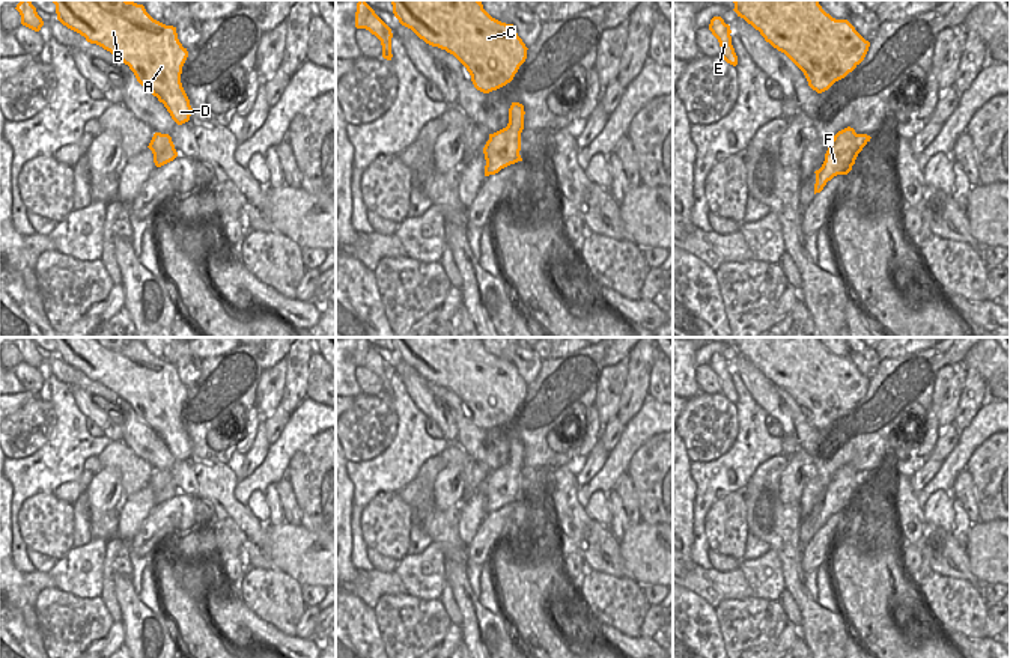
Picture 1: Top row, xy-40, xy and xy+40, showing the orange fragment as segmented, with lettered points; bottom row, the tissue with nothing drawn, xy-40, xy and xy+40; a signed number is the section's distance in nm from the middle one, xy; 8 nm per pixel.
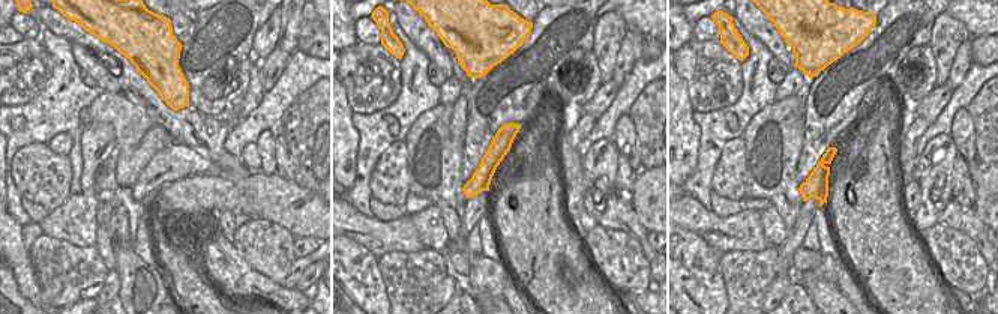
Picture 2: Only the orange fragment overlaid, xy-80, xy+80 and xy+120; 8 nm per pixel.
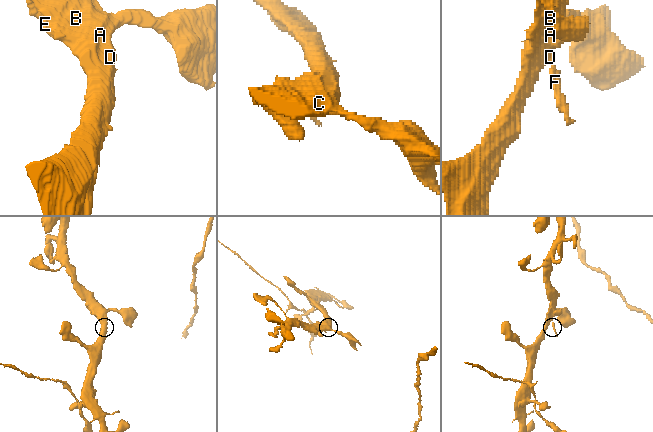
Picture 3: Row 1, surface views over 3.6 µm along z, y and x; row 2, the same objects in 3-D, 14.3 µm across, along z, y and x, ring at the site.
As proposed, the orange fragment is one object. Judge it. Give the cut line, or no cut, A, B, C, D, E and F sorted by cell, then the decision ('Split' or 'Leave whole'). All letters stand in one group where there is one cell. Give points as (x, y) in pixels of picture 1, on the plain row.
No split. Groups: A B C D E F. Leave whole.

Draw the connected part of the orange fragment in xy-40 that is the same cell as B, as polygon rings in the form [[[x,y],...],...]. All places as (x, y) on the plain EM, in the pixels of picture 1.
[[[51,337],[57,357],[80,370],[87,379],[96,381],[119,394],[134,410],[137,419],[164,441],[172,456],[182,462],[190,458],[193,446],[182,425],[182,404],[187,385],[178,376],[176,364],[154,357],[143,342],[128,337]]]

